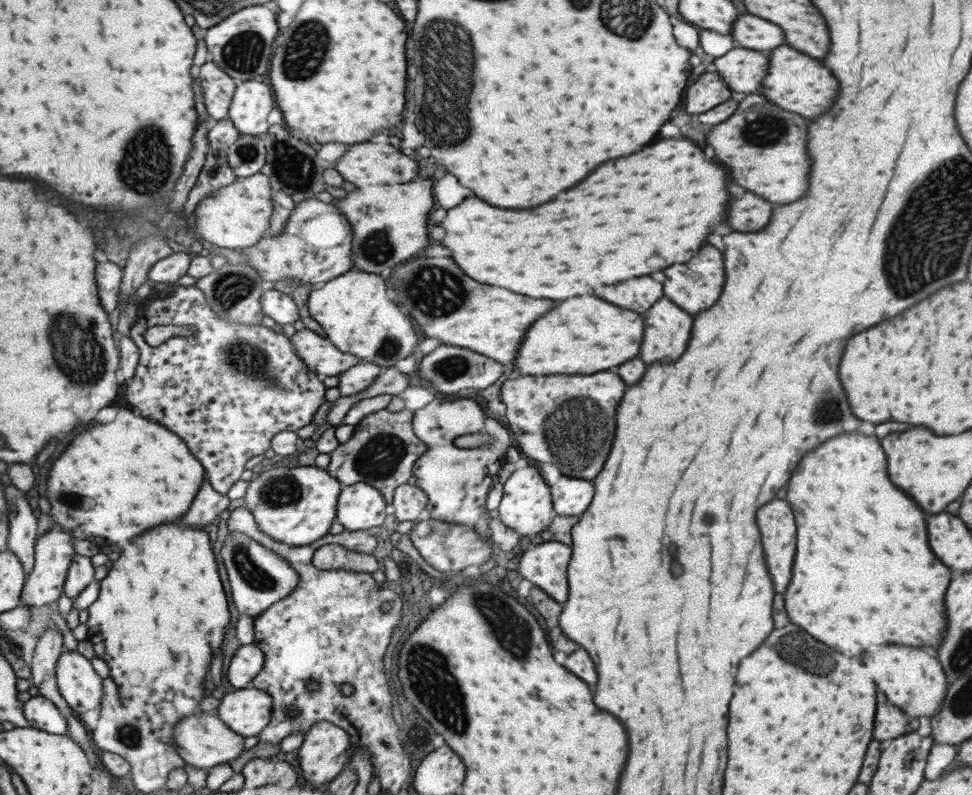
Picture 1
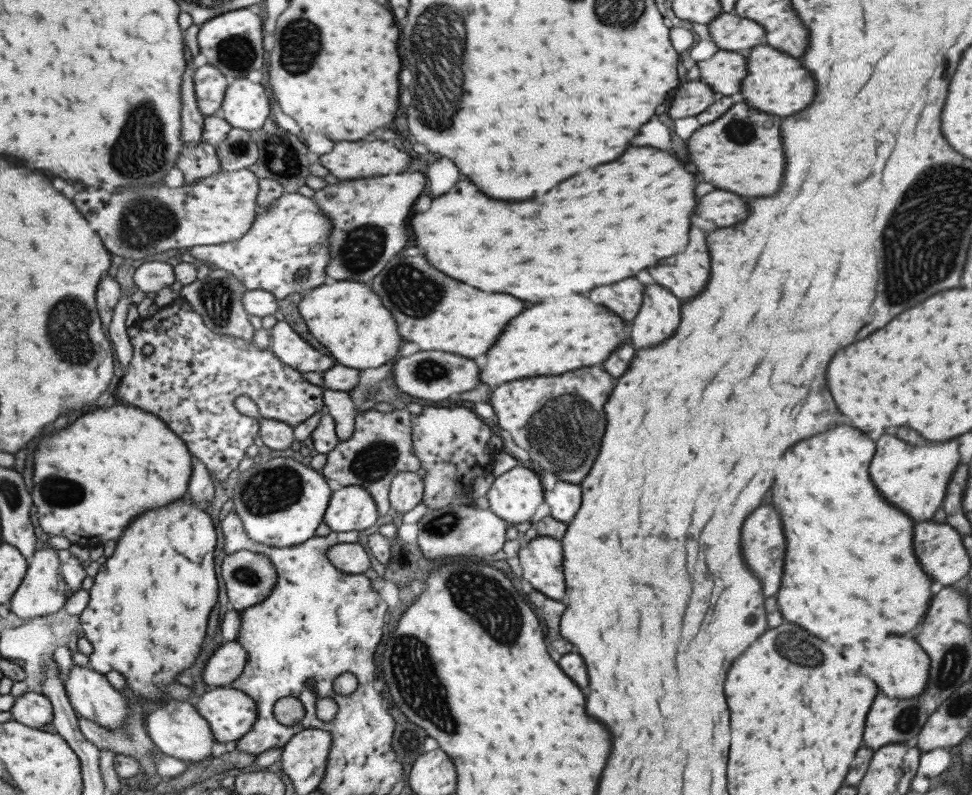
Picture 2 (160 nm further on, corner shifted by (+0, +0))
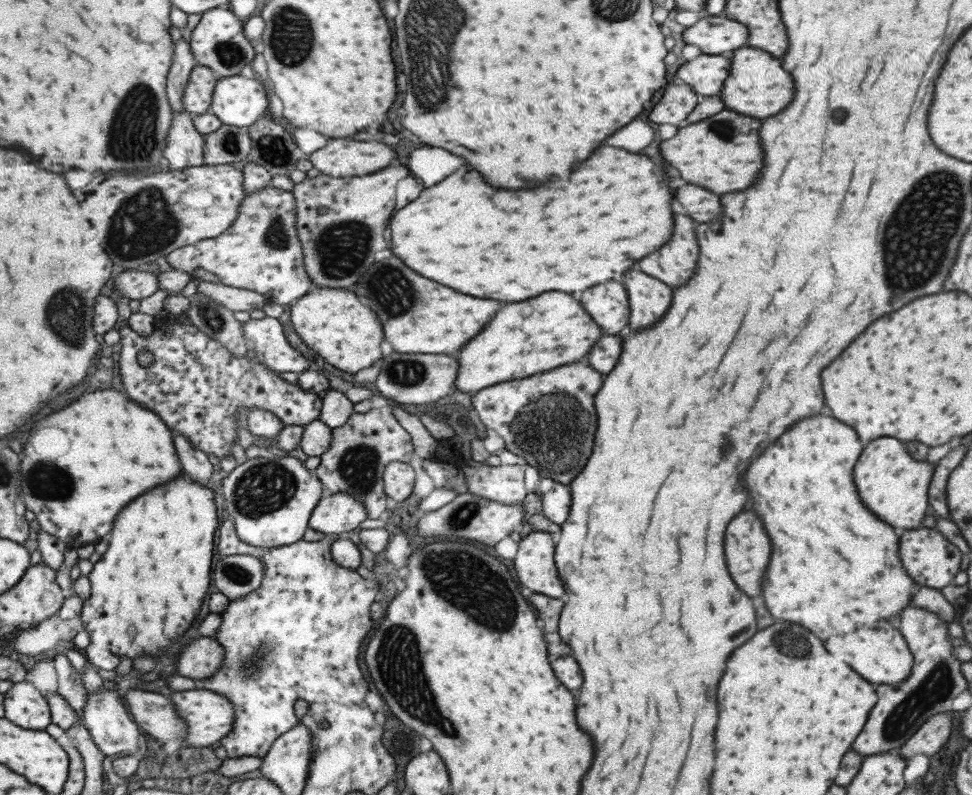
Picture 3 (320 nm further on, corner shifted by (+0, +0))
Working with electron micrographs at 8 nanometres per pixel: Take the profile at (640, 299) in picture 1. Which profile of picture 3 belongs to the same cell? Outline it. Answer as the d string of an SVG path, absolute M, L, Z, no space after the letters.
M617 282L597 284L579 298L585 312L601 328L601 334L617 334L627 324L629 305L625 290Z

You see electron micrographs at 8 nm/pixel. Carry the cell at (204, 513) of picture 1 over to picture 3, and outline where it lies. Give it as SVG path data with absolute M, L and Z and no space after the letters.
M173 436L173 448L183 474L187 474L196 483L206 483L213 470L211 463L207 461L207 454L192 447L185 436Z

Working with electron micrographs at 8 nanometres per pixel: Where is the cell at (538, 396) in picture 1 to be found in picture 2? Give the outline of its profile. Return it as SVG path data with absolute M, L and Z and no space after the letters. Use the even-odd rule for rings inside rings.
M593 366L565 372L561 376L537 376L505 382L489 394L488 404L495 412L499 430L507 432L517 448L525 450L533 462L537 462L544 472L554 474L557 480L578 485L597 456L605 428L603 402L611 388L613 378ZM563 400L567 400L567 408L563 408ZM547 410L551 412L551 424Z

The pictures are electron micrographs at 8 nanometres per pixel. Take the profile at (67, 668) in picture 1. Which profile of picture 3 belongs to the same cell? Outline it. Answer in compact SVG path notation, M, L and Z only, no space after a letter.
M103 689L100 693L88 695L88 703L84 708L84 721L91 731L94 743L106 754L106 756L124 756L125 754L137 755L141 748L141 732L139 725L131 712L128 711L124 697L119 696L117 691Z

